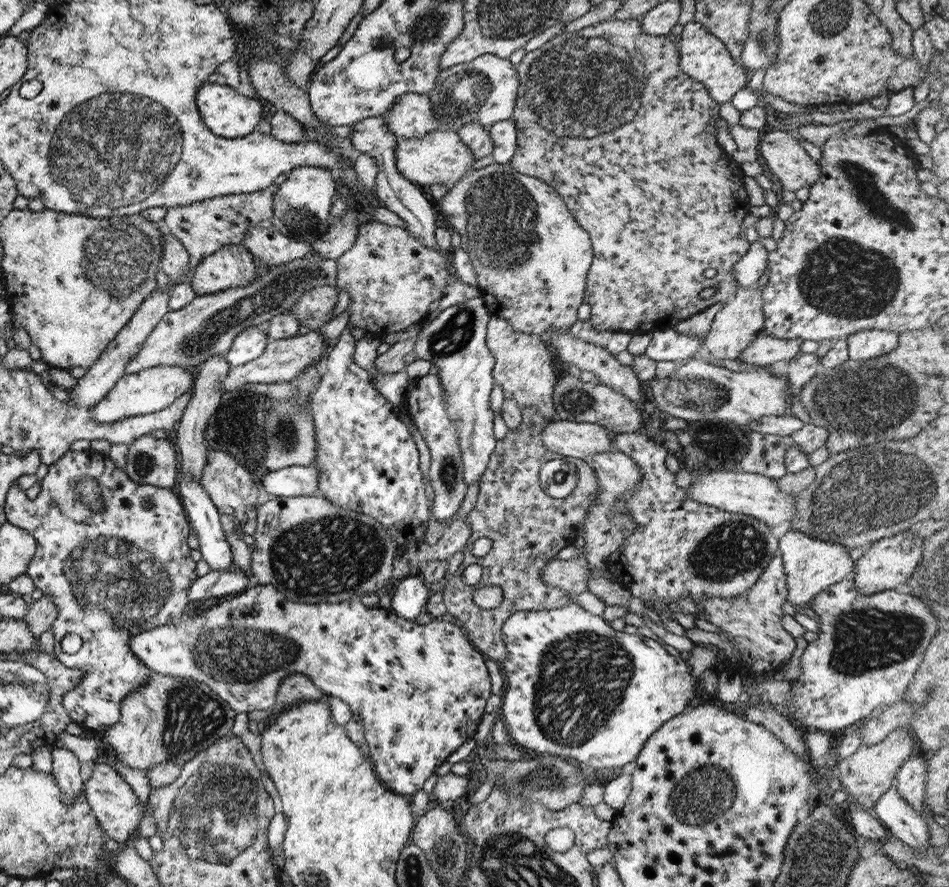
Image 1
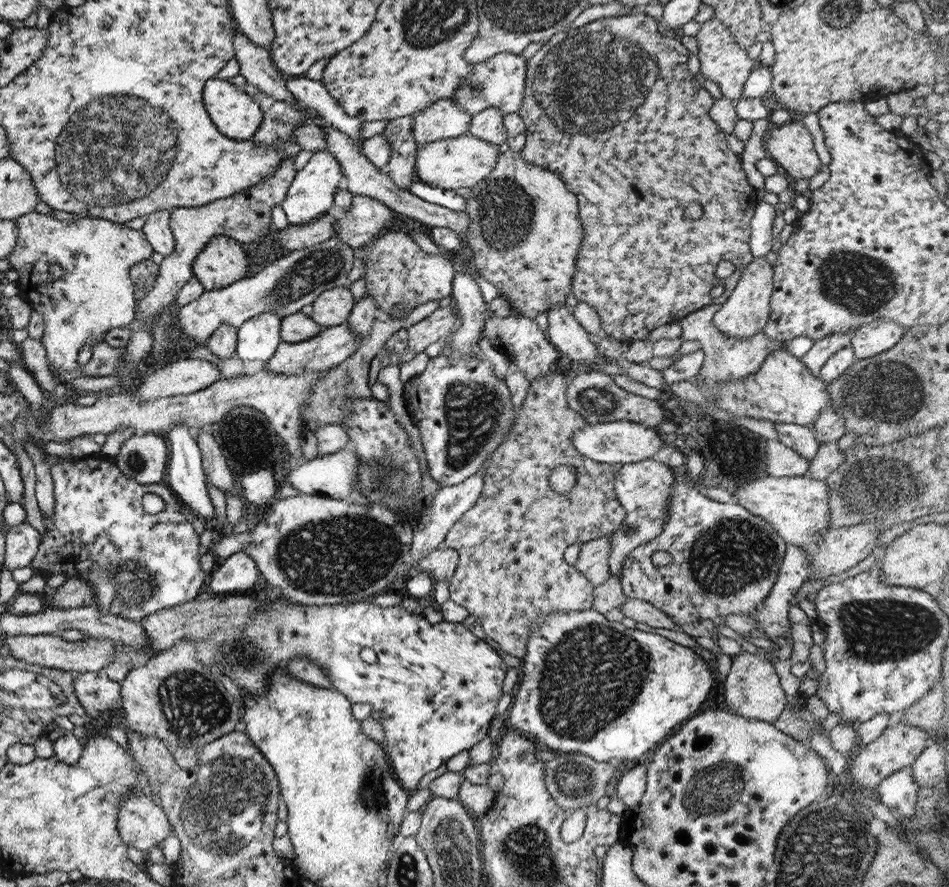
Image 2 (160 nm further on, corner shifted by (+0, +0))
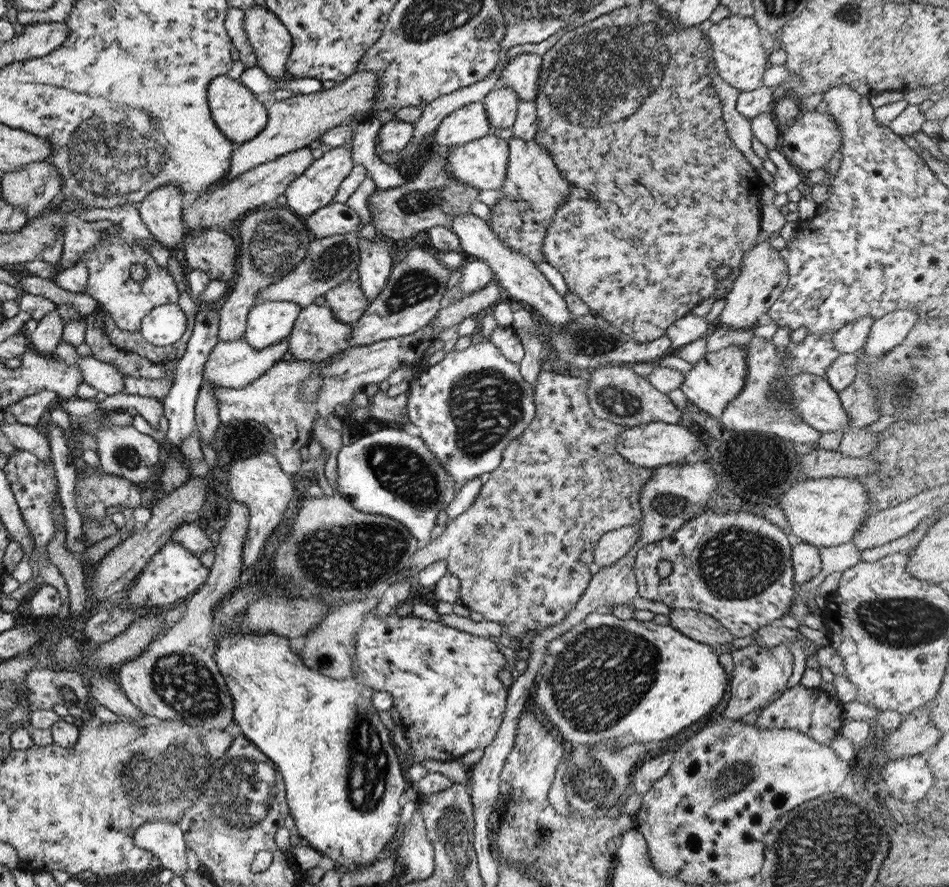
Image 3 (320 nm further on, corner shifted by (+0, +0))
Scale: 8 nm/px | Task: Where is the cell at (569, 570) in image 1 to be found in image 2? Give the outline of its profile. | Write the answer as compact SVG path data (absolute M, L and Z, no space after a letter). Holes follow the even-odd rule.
M609 535L580 544L579 554L572 567L576 568L581 576L585 576L585 580L595 588L608 578L607 557Z

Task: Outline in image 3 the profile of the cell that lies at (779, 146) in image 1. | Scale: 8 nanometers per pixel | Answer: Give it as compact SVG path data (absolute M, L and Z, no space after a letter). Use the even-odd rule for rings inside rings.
M821 105L817 110L800 114L791 126L780 131L777 150L786 158L787 164L808 173L826 167L832 156L839 156L840 139L840 130L834 118Z

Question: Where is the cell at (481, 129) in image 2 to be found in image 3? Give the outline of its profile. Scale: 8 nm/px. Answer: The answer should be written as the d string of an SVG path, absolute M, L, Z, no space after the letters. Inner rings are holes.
M497 86L497 88L490 91L481 102L483 108L485 108L485 113L491 128L488 132L489 135L493 134L494 129L496 130L498 128L507 128L512 126L516 117L515 111L517 111L518 104L517 94L515 94L513 90L509 90L508 88L499 88L499 86Z

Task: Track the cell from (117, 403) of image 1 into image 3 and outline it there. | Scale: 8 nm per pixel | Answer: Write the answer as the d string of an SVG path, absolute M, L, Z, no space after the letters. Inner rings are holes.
M243 336L240 339L230 341L218 341L207 355L202 372L203 381L207 381L217 387L241 388L252 380L259 378L259 375L271 368L274 362L279 362L287 351L287 338L259 350L248 345Z

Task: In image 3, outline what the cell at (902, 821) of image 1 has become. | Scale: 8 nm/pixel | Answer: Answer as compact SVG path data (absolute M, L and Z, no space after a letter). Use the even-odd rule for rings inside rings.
M919 753L887 761L881 778L889 794L903 802L913 803L925 796L933 784L933 775L926 761L926 753Z

